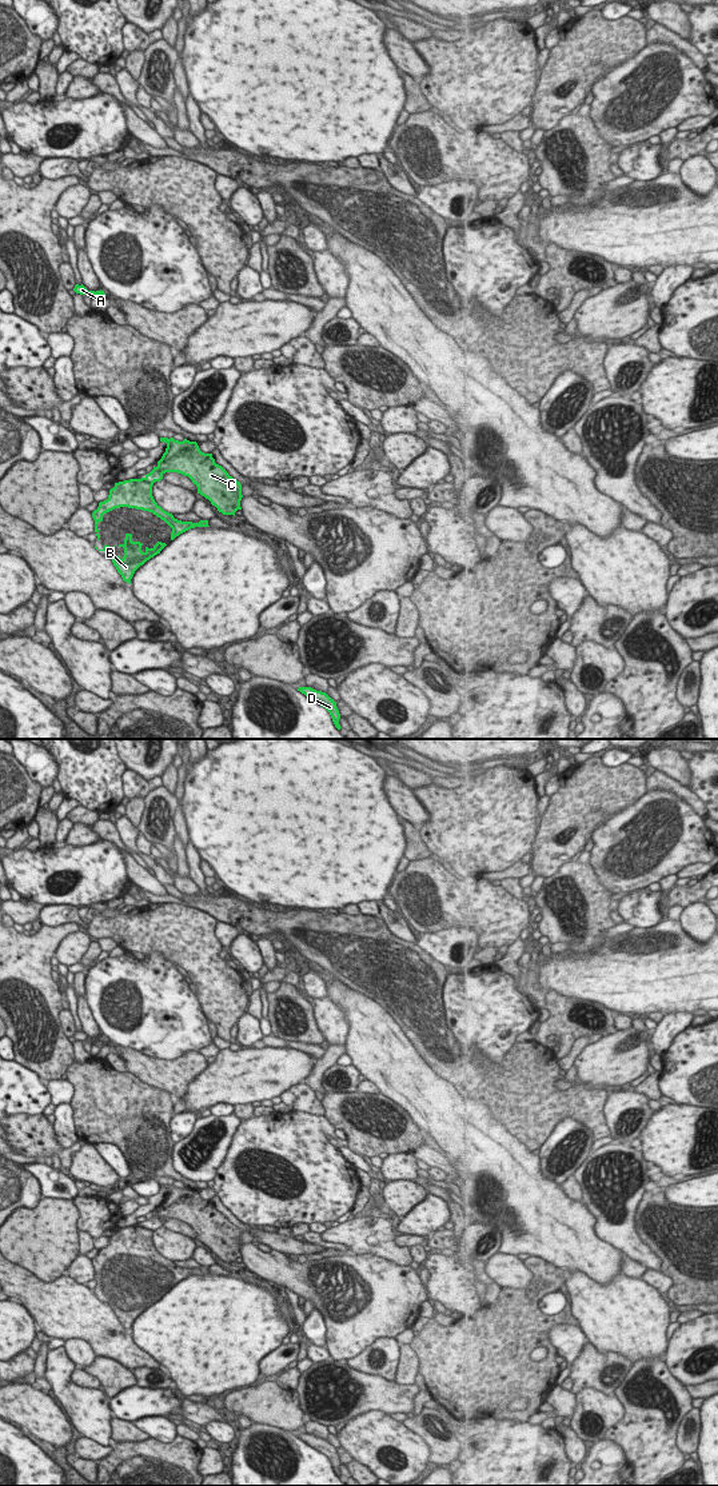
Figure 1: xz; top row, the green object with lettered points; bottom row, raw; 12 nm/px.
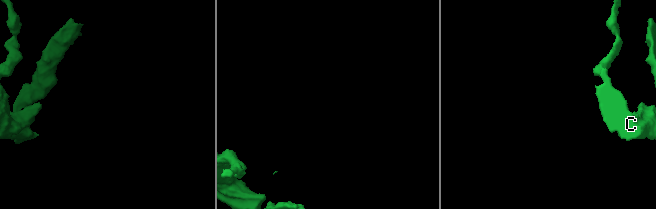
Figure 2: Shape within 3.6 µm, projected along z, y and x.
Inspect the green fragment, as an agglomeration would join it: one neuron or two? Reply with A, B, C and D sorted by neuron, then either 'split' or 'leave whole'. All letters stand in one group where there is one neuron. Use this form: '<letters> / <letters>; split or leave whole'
A C D / B; split

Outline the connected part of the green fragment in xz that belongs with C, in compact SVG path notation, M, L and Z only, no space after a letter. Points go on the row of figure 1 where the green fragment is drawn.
M160 438L167 444L157 466L145 475L147 483L160 482L165 472L177 472L188 476L198 487L198 494L211 502L223 515L234 515L242 510L242 484L215 463L212 454L200 451L196 442L173 438Z

